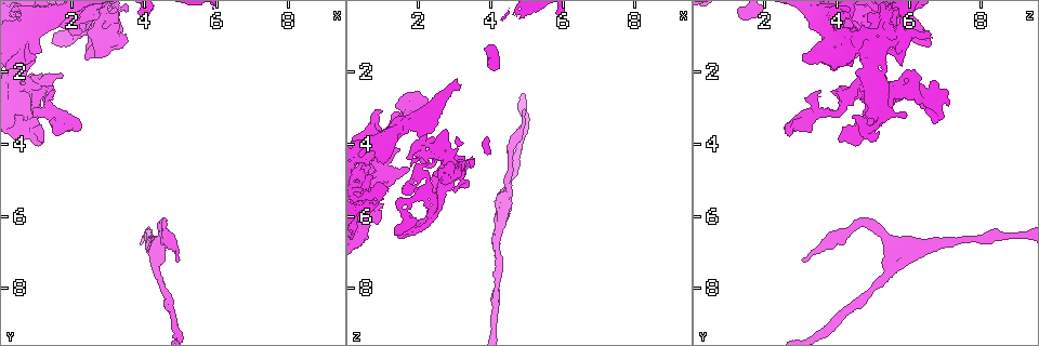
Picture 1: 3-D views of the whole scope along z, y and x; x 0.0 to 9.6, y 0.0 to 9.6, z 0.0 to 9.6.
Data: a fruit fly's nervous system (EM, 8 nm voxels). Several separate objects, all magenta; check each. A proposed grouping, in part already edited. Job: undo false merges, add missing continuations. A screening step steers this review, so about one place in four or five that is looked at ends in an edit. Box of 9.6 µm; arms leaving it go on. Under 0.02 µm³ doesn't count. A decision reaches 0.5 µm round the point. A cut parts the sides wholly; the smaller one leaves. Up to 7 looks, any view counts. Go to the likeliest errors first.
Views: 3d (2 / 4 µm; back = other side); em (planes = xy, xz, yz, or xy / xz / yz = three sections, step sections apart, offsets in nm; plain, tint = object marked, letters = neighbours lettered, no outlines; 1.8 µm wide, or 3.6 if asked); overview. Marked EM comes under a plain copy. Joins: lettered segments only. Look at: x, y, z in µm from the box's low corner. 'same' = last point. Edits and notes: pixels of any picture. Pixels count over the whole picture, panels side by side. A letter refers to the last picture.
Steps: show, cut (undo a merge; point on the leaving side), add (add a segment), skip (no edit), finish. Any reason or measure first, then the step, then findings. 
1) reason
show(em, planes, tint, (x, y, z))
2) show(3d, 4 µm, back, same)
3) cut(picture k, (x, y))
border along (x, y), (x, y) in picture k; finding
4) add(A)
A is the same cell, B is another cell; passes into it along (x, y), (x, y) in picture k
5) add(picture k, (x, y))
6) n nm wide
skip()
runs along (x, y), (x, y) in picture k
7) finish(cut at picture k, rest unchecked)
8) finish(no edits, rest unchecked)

calibre changes
show(em, yz, step 16, tint, (0.70, 0.80, 4.00))

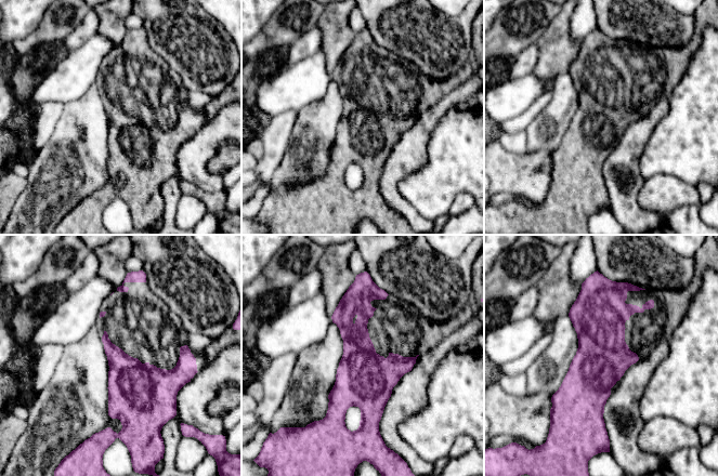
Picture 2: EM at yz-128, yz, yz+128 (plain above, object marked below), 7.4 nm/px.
show(em, planes, letters, same)

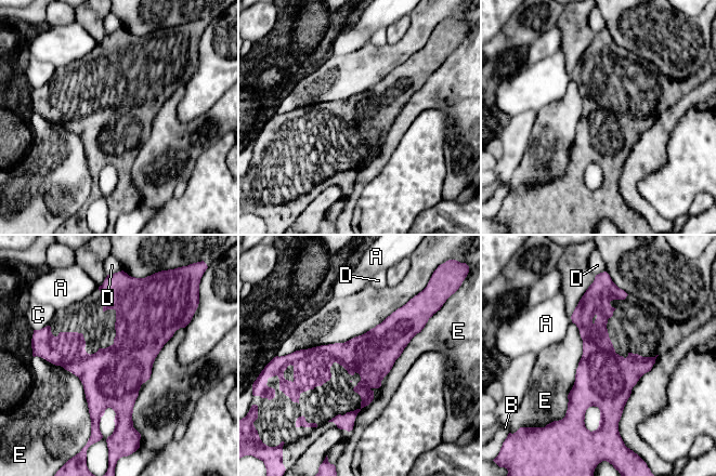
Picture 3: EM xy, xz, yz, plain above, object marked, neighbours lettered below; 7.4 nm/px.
skip()
A, B, C, D and E are other cells; runs along (418, 329), (295, 361) in picture 3; continuous, no second cell

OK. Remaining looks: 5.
closes a loop
show(3d, 4 µm, (2.95, 0.70, 4.80))

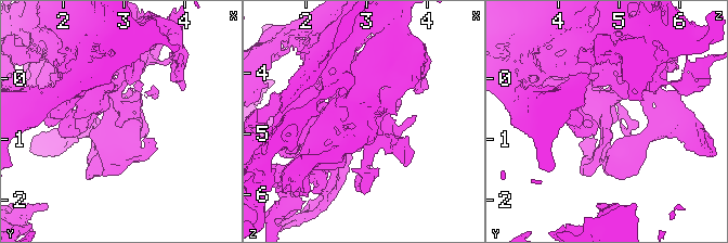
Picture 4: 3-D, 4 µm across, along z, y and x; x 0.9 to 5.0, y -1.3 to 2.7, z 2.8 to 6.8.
need the tissue
show(em, planes, tint, (2.90, 0.70, 4.75))

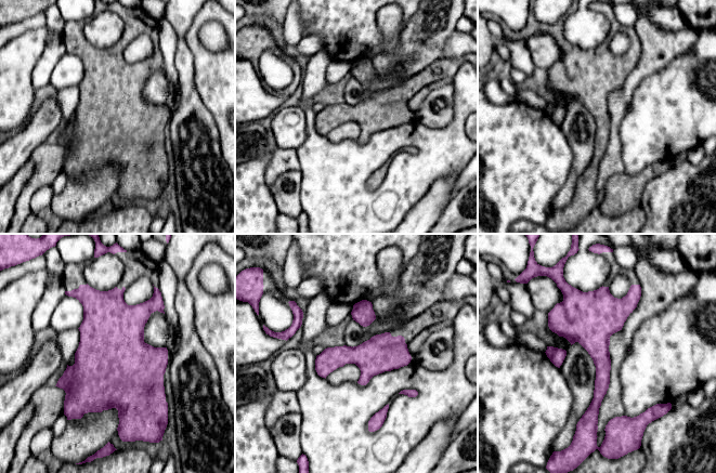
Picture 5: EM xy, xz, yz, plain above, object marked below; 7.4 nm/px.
show(em, planes, letters, same)

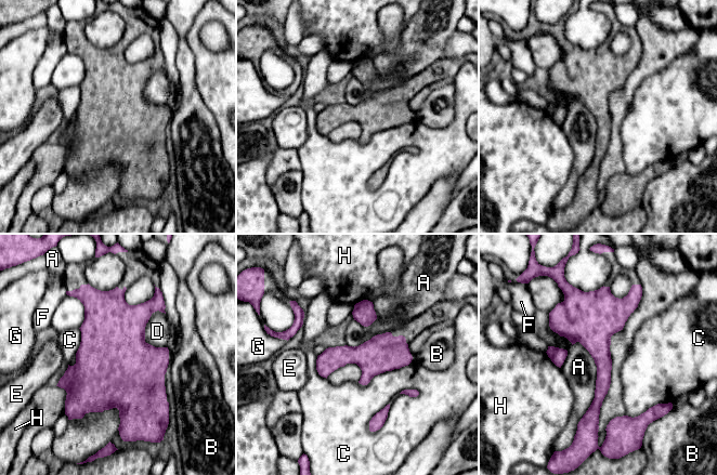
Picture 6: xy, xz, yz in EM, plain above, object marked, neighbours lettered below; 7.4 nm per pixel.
skip()
A, B, C, D, E, F, G and H are other cells; border along (596, 380), (595, 397), (576, 426) in picture 6; all the same cell

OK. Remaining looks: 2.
finish(no edits, rest unchecked)

